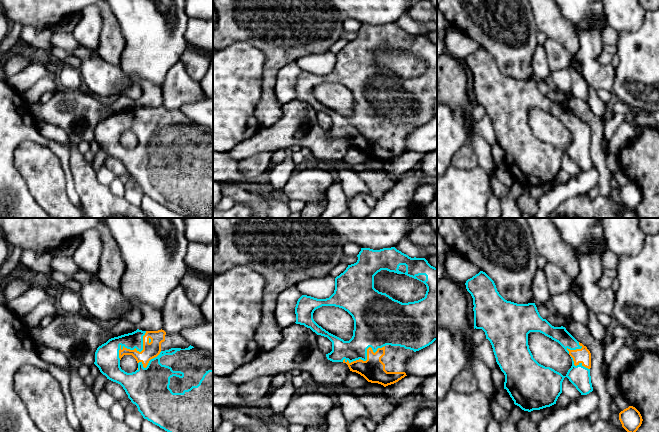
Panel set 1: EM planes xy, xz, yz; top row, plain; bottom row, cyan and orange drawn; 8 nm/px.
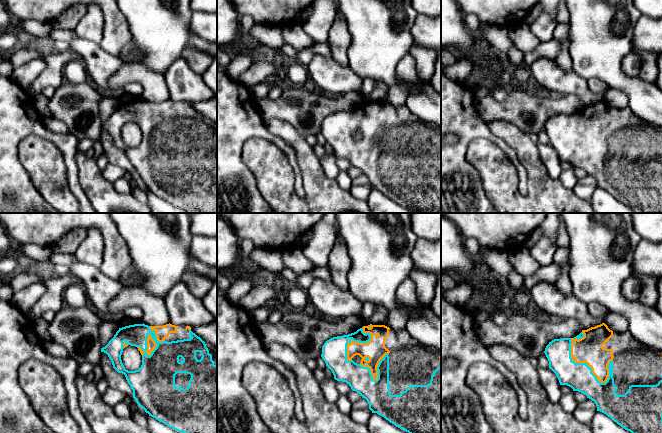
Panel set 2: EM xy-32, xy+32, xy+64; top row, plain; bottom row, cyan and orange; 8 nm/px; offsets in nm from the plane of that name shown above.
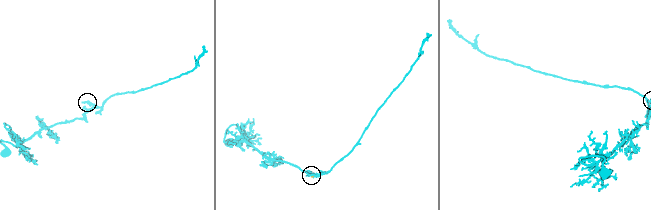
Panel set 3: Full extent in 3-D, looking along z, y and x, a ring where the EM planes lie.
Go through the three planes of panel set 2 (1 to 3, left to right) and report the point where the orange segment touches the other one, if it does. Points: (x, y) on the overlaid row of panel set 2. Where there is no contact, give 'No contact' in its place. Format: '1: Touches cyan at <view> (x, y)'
1: Touches cyan at xy-32 (146, 344)
2: Touches cyan at xy+32 (357, 341)
3: Touches cyan at xy+64 (580, 363)

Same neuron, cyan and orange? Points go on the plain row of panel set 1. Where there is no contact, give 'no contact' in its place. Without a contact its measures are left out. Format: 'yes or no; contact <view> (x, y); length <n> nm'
yes; contact xy (135, 123); length 320 nm

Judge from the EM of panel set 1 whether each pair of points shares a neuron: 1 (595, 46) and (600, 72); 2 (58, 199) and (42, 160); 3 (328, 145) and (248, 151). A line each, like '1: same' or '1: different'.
1: same
2: same
3: same

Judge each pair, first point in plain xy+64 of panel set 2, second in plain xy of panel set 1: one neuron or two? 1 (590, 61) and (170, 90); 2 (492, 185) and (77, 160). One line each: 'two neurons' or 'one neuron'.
1: two neurons
2: one neuron

